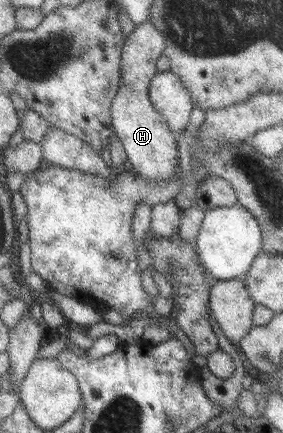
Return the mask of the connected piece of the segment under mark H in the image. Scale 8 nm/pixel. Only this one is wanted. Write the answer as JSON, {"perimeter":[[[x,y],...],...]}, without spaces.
{"perimeter":[[[150,20],[134,26],[123,38],[118,75],[118,88],[109,108],[111,130],[121,142],[130,168],[148,182],[164,182],[178,174],[178,153],[176,133],[168,129],[158,110],[150,104],[148,81],[156,74],[155,62],[164,48],[164,35],[150,23]]]}

